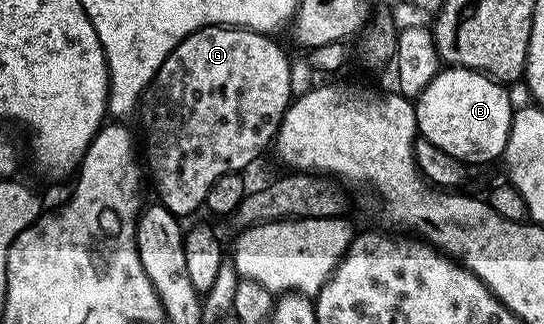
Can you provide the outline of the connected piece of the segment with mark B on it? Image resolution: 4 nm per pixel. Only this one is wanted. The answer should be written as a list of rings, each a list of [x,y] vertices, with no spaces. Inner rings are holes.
[[[446,67],[439,71],[424,87],[416,99],[414,114],[421,140],[436,143],[448,155],[466,162],[467,166],[496,162],[503,156],[508,143],[510,121],[515,110],[510,107],[510,97],[505,84],[493,81],[474,69]]]

